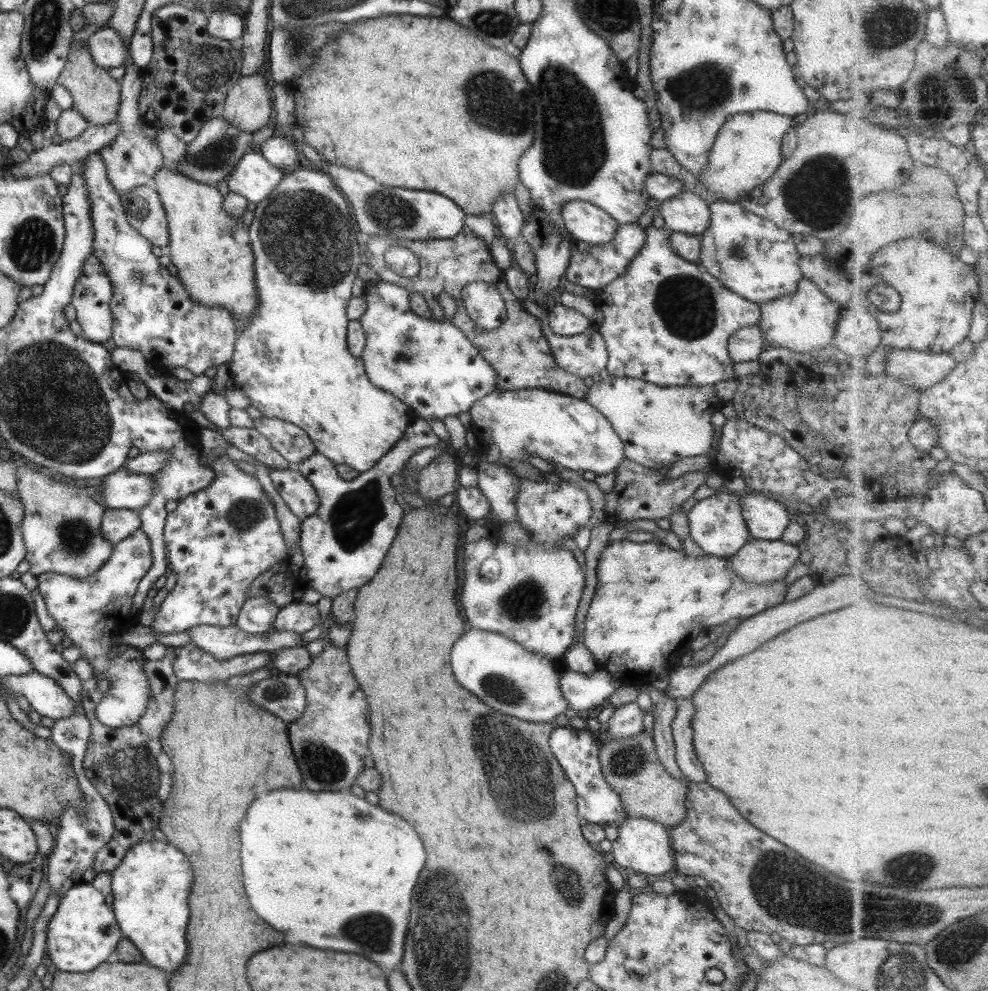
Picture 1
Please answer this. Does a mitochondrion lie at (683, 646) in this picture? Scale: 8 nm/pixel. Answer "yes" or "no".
no

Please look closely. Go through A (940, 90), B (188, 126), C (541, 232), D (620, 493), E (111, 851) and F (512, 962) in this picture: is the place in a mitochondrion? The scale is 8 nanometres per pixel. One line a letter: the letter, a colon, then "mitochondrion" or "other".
A: mitochondrion
B: mitochondrion
C: other
D: other
E: other
F: other

